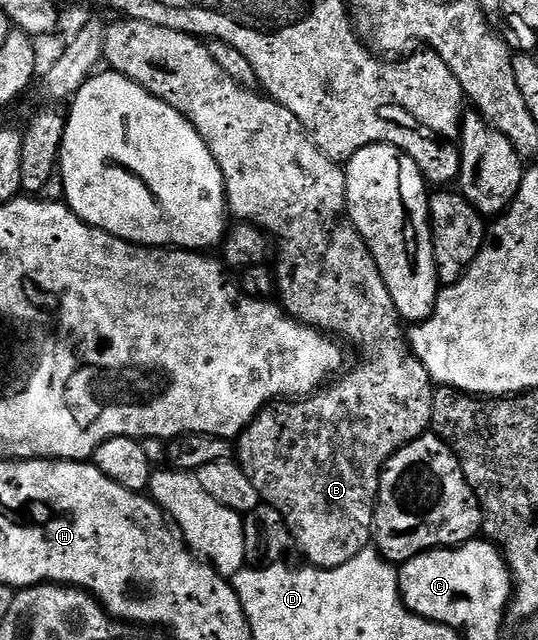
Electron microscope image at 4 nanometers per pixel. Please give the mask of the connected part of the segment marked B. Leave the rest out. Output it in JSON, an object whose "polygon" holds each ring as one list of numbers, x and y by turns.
{"polygon":[[122,18,120,22,110,22,105,28,104,62,106,64,110,63,113,66,110,68,116,74,135,81,142,89,149,91,159,101,171,105,171,109,180,113,197,130,199,137,203,137,207,149,211,149,211,157,215,157,215,161,223,173,228,214,232,218,234,215,234,220,253,224,258,230,264,231,275,244,275,253,277,249,275,287,279,292,280,306,298,323,305,323,308,327,316,327,317,330,332,333,334,336,342,335,342,337,337,337,344,340,346,344,354,343,361,350,361,364,354,371,346,370,336,381,330,382,324,389,315,391,312,395,304,396,296,401,277,401,265,407,250,421,249,426,241,432,235,443,236,462,240,463,243,473,247,473,251,485,255,485,261,503,267,507,274,507,276,511,281,513,286,525,289,526,289,534,295,540,296,546,298,543,301,546,302,553,309,558,306,560,315,567,338,567,343,565,356,557,364,547,370,546,373,537,373,508,377,505,377,490,379,489,379,481,385,462,400,447,407,446,411,441,415,441,420,435,426,434,430,430,433,422,435,384,430,379,427,369,423,369,423,365,413,354,403,331,401,335,403,320,391,301,387,281,383,281,383,273,379,273,379,265,375,261,375,257,369,251,363,236,353,228,353,222,348,217,345,206,345,173,342,164,338,160,327,157,314,145,312,137,306,133,299,117,295,117,295,113,291,113,291,109,283,109,283,105,279,105,275,100,233,81,223,71,222,66,215,61,208,46,198,36,179,33,175,29,163,29,159,25,151,25,147,21,139,21,138,19]]}

